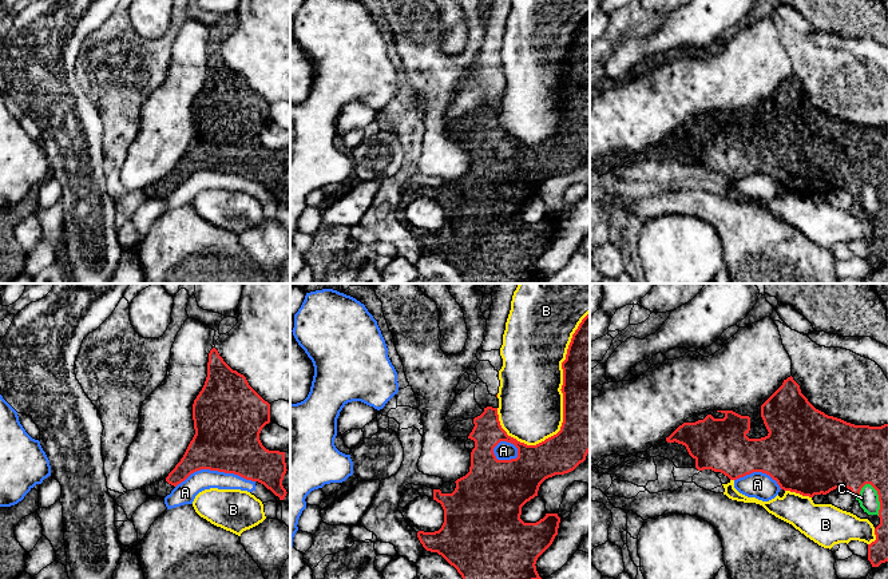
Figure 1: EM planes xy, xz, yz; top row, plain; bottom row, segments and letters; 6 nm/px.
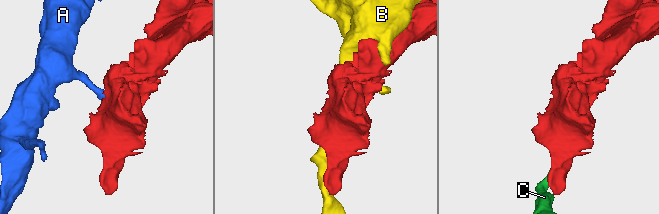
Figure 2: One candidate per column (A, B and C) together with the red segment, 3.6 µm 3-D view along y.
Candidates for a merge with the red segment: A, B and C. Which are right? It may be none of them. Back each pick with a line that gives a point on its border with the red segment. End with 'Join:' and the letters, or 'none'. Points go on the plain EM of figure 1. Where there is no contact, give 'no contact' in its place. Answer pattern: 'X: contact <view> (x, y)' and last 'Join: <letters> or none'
Join: none

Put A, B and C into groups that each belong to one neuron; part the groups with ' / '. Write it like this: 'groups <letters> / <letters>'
groups A / B / C

